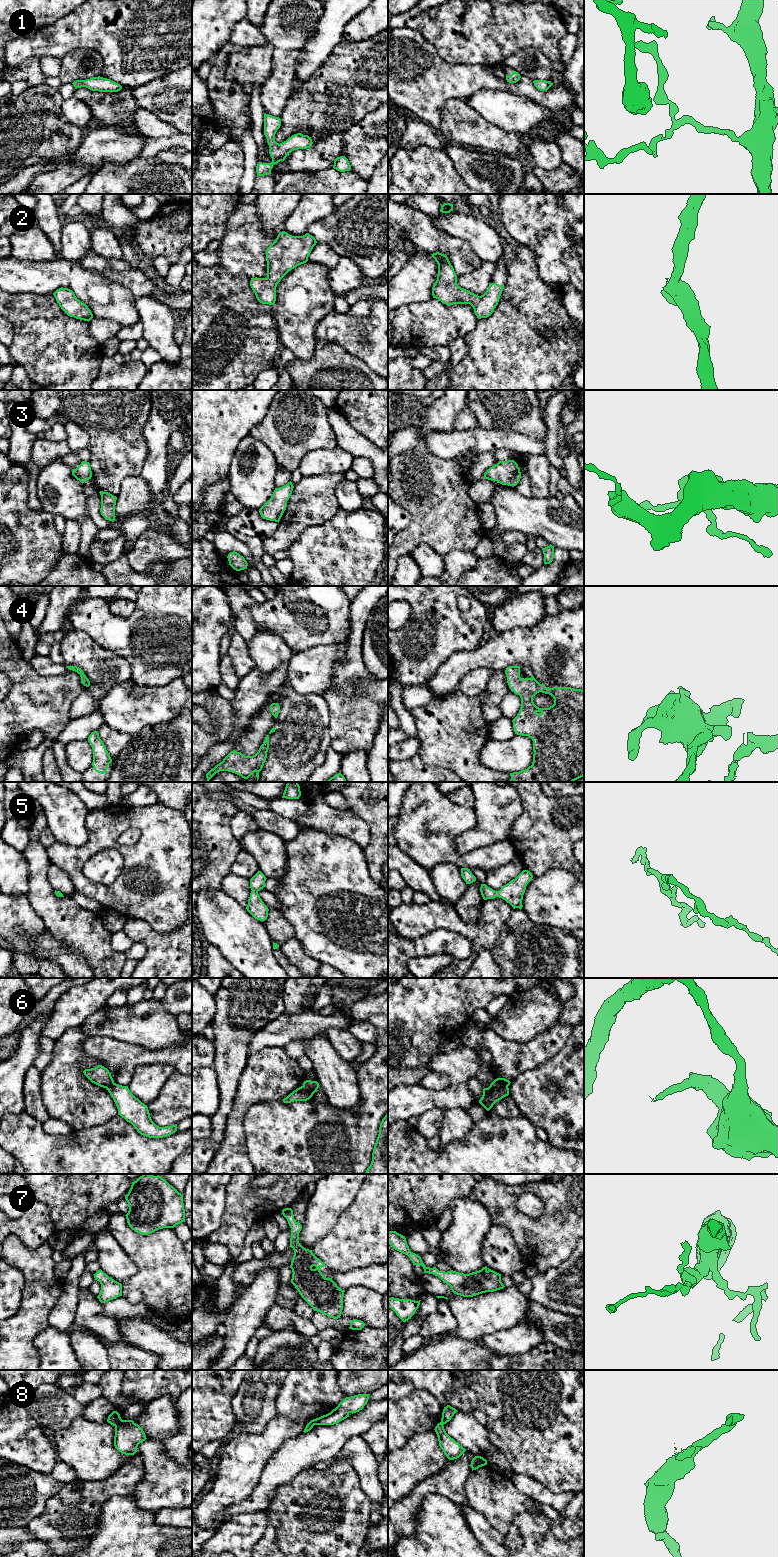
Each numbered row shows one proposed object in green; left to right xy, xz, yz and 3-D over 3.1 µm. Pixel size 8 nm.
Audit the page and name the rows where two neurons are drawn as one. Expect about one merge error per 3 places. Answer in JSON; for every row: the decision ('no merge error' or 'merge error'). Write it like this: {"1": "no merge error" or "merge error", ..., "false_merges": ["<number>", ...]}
{"1": "merge error", "2": "no merge error", "3": "no merge error", "4": "no merge error", "5": "no merge error", "6": "merge error", "7": "no merge error", "8": "merge error", "false_merges": ["1", "6", "8"]}

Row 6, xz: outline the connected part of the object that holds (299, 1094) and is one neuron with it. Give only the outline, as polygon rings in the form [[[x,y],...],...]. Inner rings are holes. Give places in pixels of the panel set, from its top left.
[[[303,1086],[297,1088],[292,1093],[290,1093],[286,1098],[284,1098],[282,1101],[284,1103],[291,1103],[294,1101],[307,1101],[311,1097],[308,1092],[306,1092],[303,1088]]]

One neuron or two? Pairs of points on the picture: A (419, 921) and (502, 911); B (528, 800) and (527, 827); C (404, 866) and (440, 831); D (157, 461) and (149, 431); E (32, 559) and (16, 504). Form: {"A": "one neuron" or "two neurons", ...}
{"A": "one neuron", "B": "one neuron", "C": "two neurons", "D": "one neuron", "E": "one neuron"}

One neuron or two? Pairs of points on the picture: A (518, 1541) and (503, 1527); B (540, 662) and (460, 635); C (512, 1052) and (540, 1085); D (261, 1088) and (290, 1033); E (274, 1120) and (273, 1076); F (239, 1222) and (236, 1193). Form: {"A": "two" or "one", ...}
{"A": "two", "B": "two", "C": "two", "D": "two", "E": "two", "F": "one"}

